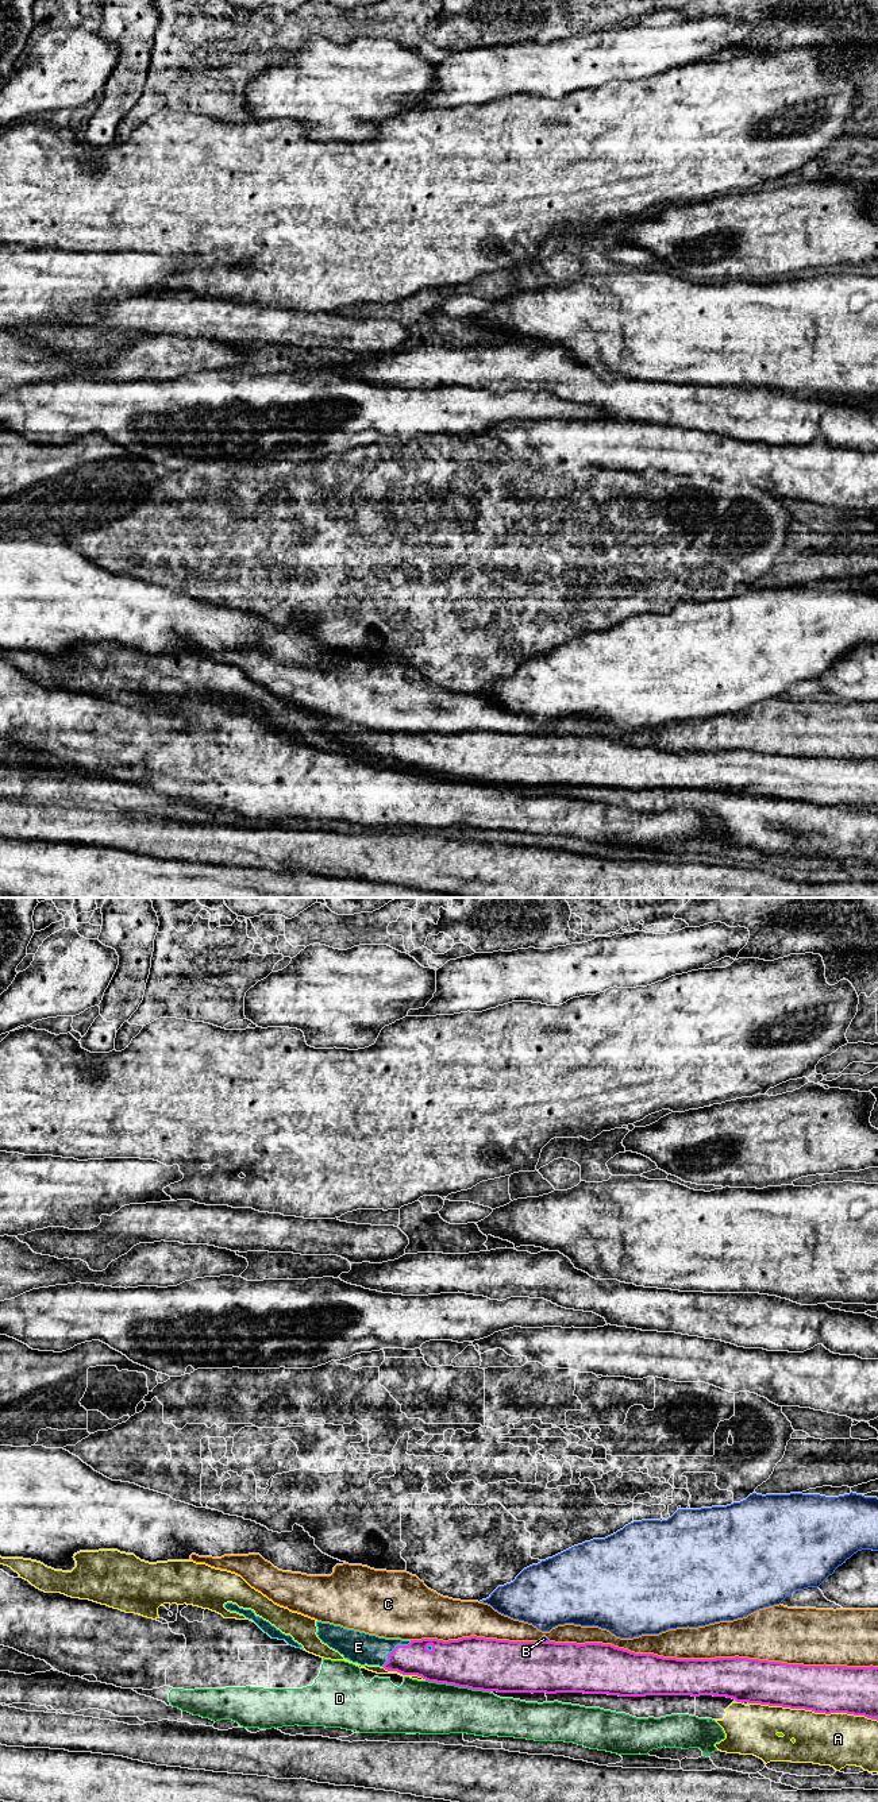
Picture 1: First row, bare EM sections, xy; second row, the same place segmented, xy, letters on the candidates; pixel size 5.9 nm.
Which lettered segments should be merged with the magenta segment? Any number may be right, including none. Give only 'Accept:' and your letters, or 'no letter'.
Accept: E

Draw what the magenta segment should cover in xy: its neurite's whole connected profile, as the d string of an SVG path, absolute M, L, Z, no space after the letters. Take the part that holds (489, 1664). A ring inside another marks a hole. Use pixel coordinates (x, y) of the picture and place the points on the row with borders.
M316 1621L317 1637L344 1659L380 1666L428 1682L497 1693L584 1693L619 1697L713 1695L736 1702L847 1713L878 1721L878 1667L804 1666L748 1658L677 1659L635 1654L602 1643L509 1641L485 1637L458 1640L385 1639Z

